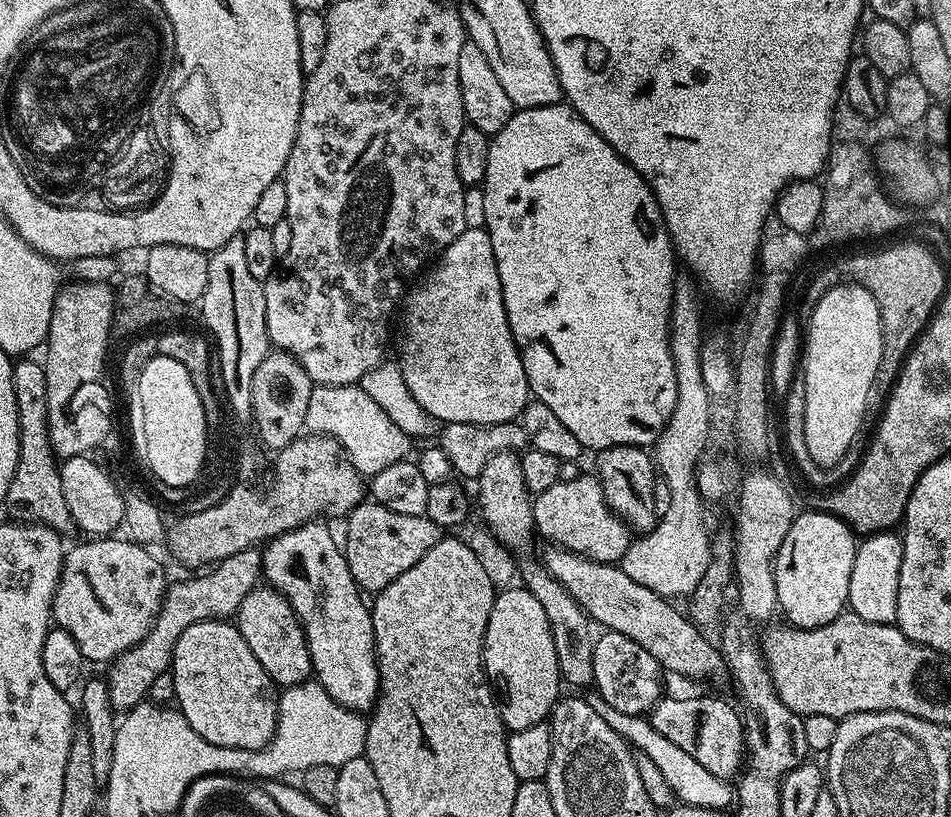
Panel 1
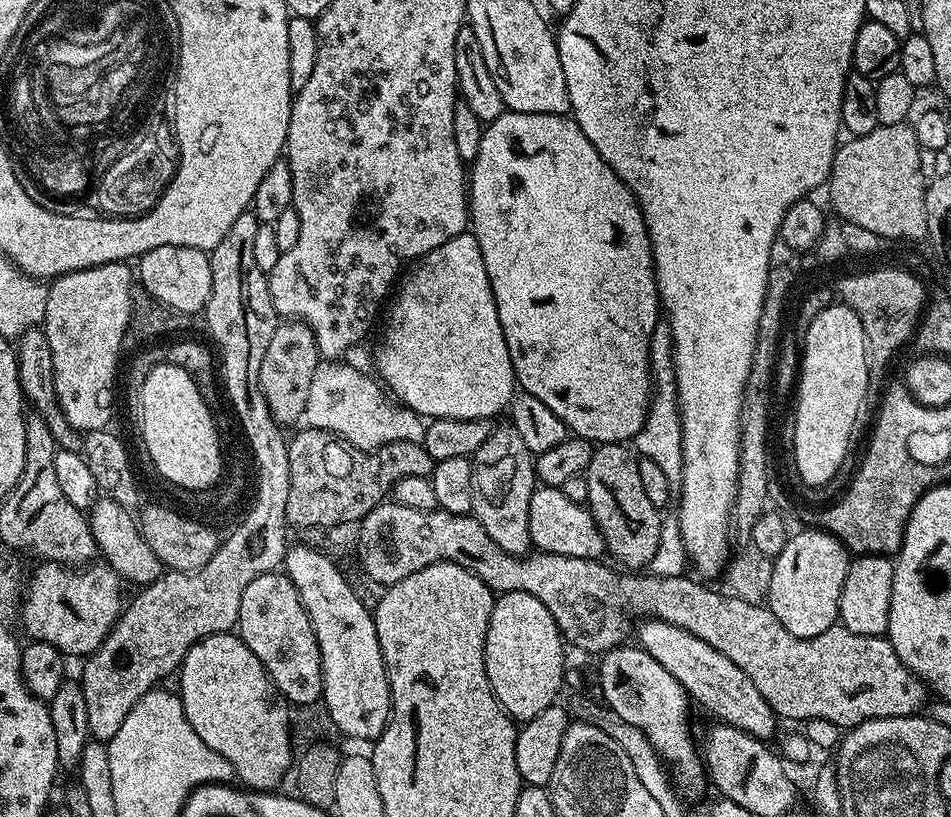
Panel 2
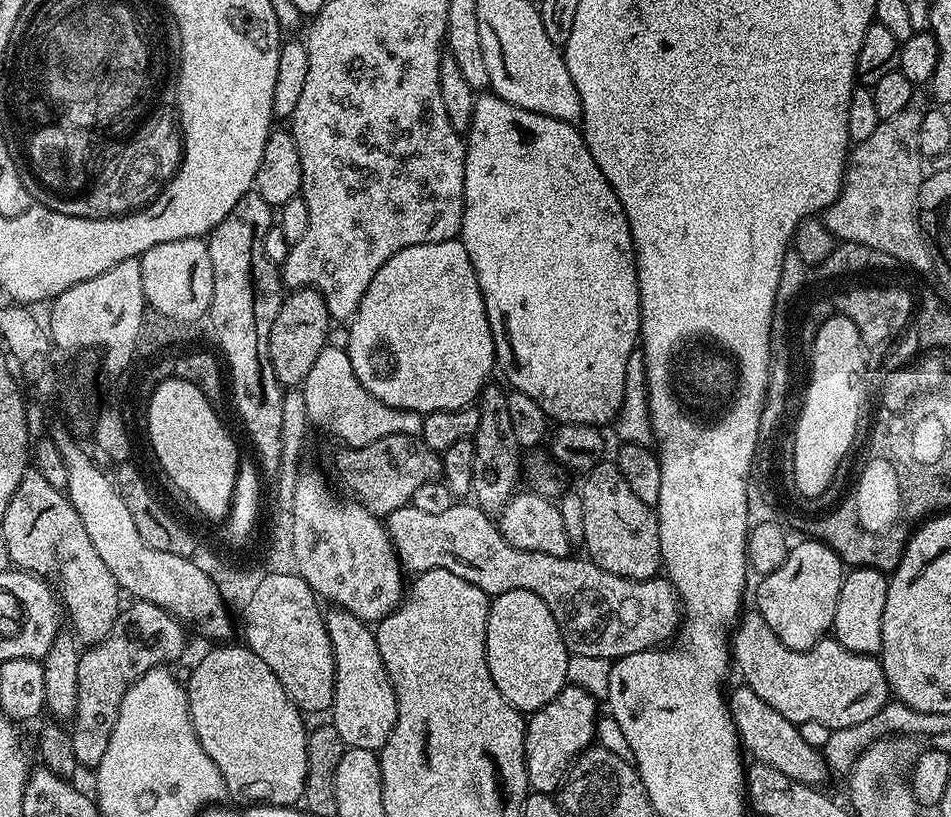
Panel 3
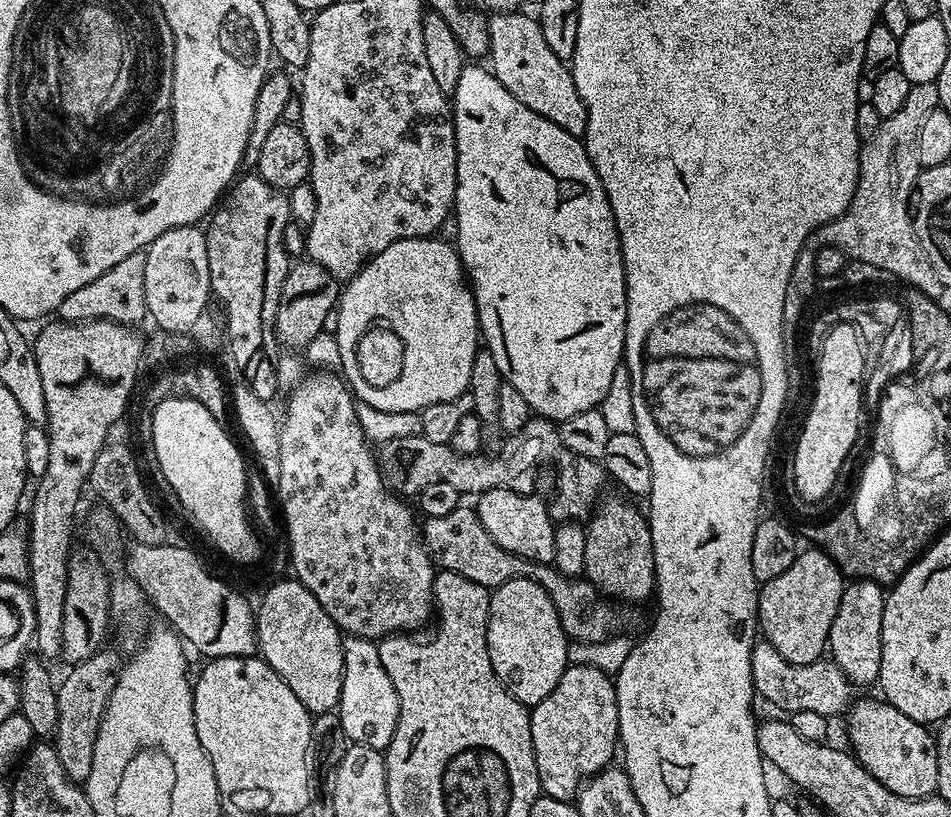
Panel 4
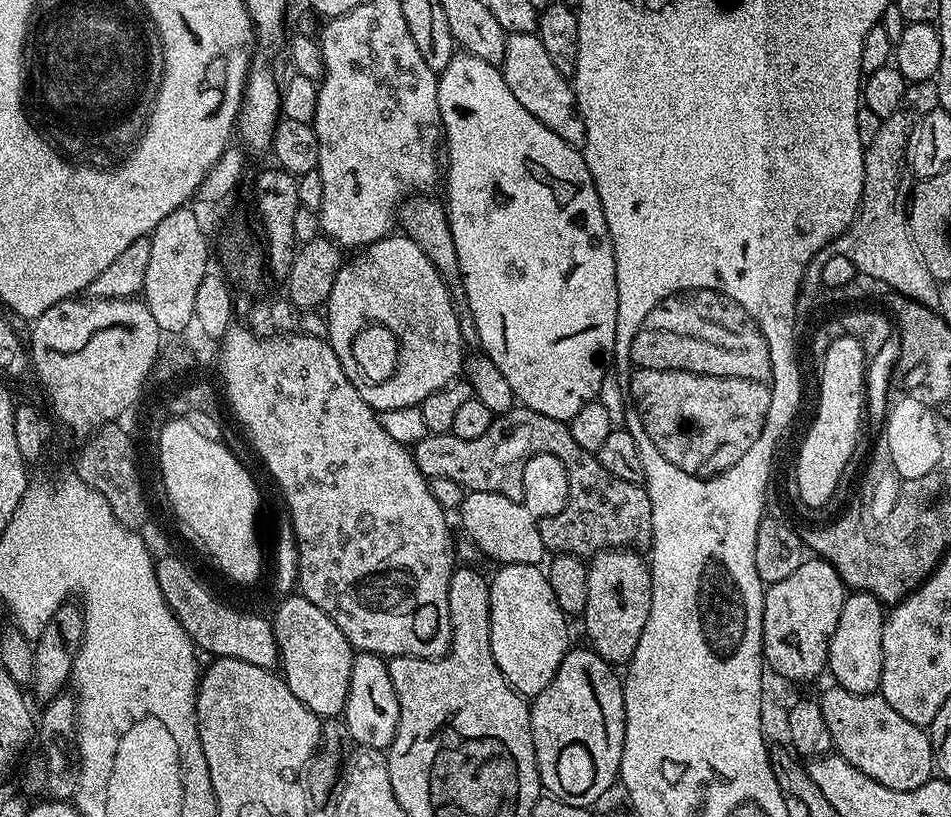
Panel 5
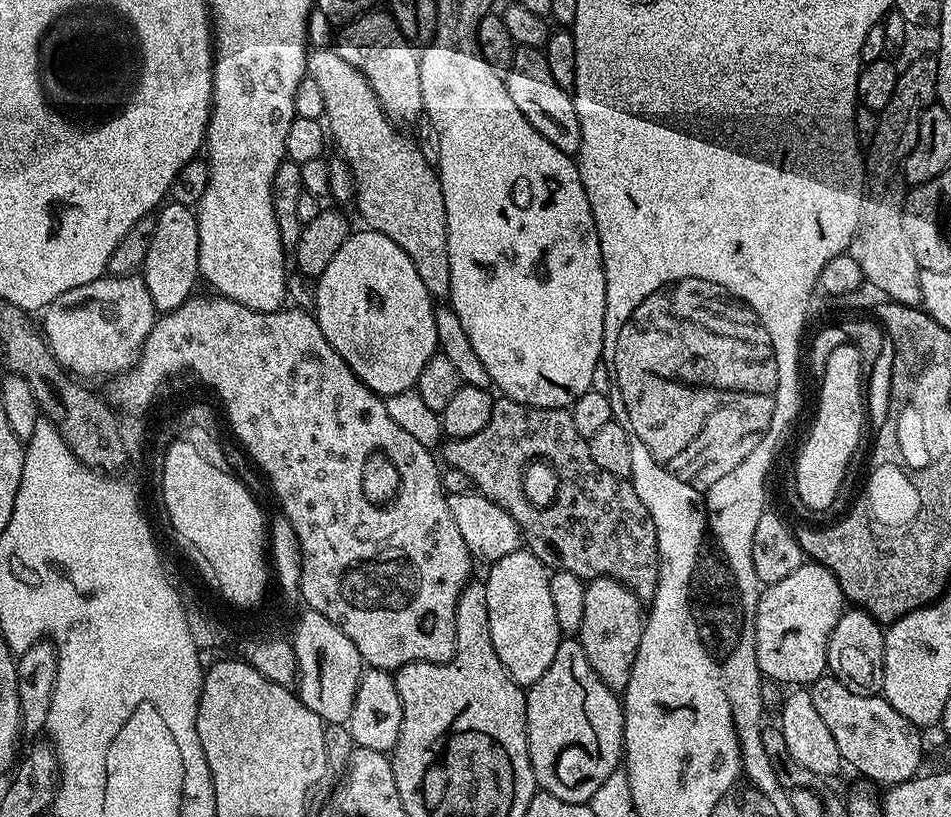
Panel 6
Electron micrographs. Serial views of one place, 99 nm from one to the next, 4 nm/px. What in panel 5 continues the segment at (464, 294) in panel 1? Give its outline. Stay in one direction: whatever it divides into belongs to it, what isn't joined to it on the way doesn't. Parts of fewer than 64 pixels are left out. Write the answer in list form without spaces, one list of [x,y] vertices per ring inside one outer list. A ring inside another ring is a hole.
[[[403,234],[383,236],[381,240],[375,240],[367,248],[357,251],[351,259],[352,268],[341,263],[338,270],[340,280],[334,278],[334,286],[326,301],[326,309],[328,308],[328,312],[326,311],[326,339],[331,344],[334,354],[338,354],[338,362],[342,362],[342,370],[346,370],[346,378],[350,378],[350,382],[354,382],[358,394],[362,394],[362,398],[371,408],[376,409],[377,413],[394,410],[402,406],[417,407],[434,390],[440,390],[442,386],[451,384],[462,372],[462,357],[465,355],[466,347],[460,336],[460,319],[457,318],[452,305],[450,286],[440,277],[440,271],[432,265],[430,258],[426,258],[426,254],[422,254],[422,246],[418,246],[410,237]]]

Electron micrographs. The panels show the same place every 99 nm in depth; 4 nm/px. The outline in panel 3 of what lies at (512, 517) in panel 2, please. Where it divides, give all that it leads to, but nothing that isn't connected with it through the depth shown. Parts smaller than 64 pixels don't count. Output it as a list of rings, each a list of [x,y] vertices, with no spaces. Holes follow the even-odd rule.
[[[495,382],[485,385],[477,400],[479,410],[478,428],[473,436],[475,446],[474,478],[472,491],[475,503],[489,514],[497,513],[517,489],[516,478],[520,476],[522,449],[517,442],[514,426],[511,425],[507,391]]]

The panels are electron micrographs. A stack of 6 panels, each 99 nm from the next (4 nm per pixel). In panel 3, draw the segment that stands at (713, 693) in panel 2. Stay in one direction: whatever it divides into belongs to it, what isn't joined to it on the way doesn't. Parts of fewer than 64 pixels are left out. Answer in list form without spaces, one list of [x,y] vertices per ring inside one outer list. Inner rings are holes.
[[[747,686],[731,689],[728,696],[728,708],[732,712],[732,721],[736,723],[736,732],[740,735],[740,743],[756,755],[755,759],[762,764],[781,771],[792,780],[808,785],[819,785],[819,780],[829,779],[828,764],[824,761],[824,753],[821,749],[802,742],[802,734],[799,727],[792,724],[774,706],[762,702],[758,694]]]

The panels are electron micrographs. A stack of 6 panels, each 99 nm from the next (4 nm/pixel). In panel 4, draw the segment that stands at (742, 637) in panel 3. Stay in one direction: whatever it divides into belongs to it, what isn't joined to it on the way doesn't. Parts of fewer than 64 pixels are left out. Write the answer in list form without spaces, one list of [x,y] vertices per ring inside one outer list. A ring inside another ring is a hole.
[[[757,642],[752,651],[752,687],[755,695],[769,700],[784,714],[814,710],[814,714],[822,714],[829,718],[847,713],[853,703],[854,686],[842,674],[842,670],[831,659],[821,658],[809,664],[791,664],[774,650],[767,642]]]

